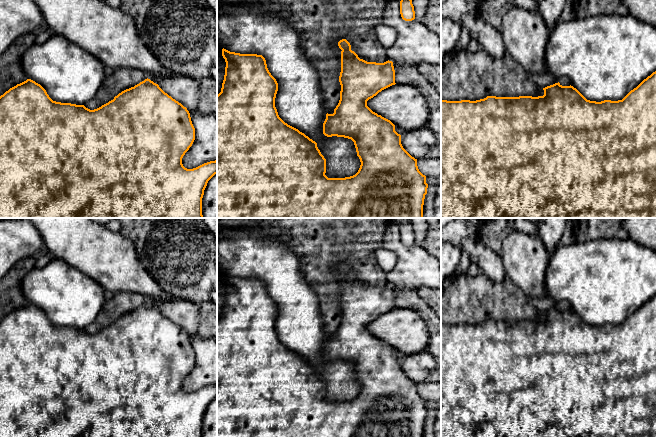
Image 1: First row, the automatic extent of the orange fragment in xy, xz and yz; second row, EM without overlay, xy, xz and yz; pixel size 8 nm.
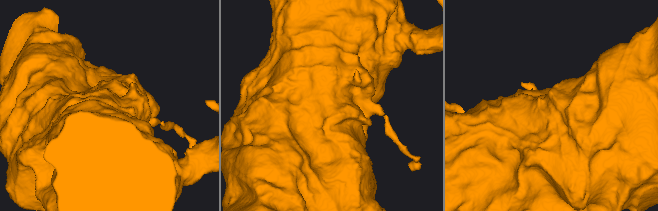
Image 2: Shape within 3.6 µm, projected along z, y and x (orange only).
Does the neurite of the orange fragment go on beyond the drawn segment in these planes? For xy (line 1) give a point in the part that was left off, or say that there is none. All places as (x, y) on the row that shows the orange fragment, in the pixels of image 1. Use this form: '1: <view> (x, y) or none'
1: none

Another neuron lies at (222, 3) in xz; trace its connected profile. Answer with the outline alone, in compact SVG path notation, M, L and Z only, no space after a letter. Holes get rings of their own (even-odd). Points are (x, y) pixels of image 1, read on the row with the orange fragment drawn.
M219 0L217 14L223 7L230 7L232 5L239 5L242 3L249 3L251 0Z

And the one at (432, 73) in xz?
M421 63L417 66L417 69L441 96L441 64Z

